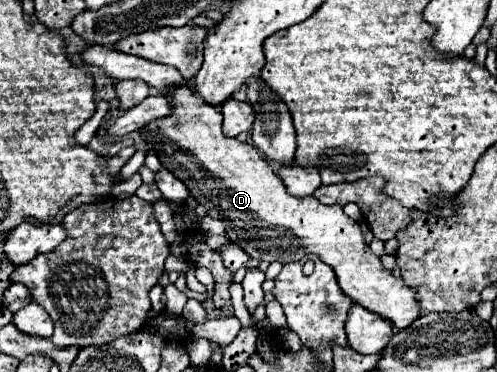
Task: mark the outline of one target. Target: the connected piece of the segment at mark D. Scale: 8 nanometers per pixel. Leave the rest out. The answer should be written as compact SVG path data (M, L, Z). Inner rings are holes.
M176 88L168 100L172 102L172 114L144 126L140 130L144 142L156 150L162 166L188 186L198 204L210 210L212 218L228 224L226 236L250 258L290 264L304 254L316 254L334 268L346 296L388 320L394 330L404 330L422 316L414 290L382 266L380 256L368 248L358 222L348 218L342 206L324 206L314 196L296 198L288 194L284 182L260 152L250 144L224 136L220 110L206 104L192 90Z

